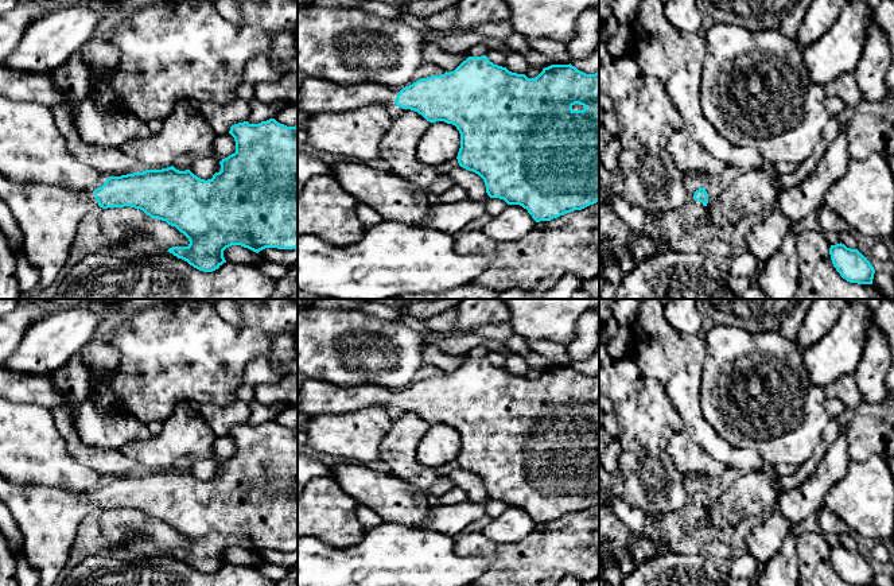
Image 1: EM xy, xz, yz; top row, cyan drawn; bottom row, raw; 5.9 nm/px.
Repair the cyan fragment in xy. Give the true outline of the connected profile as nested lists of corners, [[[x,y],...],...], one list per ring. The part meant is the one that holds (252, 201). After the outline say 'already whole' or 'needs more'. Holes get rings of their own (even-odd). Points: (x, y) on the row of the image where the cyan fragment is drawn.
[[[275,119],[249,124],[238,123],[230,127],[234,137],[236,152],[219,162],[221,171],[211,179],[201,179],[190,170],[179,171],[174,166],[162,170],[145,170],[121,176],[109,176],[94,191],[77,191],[42,183],[16,183],[0,174],[0,198],[9,207],[24,233],[24,251],[31,264],[40,275],[39,284],[27,292],[20,292],[19,299],[32,296],[57,283],[73,247],[79,220],[96,206],[102,209],[131,206],[143,210],[151,218],[166,221],[183,233],[190,244],[172,247],[167,252],[187,261],[203,272],[213,272],[224,263],[224,251],[232,245],[241,245],[256,253],[265,248],[296,249],[298,248],[298,125],[287,127]]] | needs more

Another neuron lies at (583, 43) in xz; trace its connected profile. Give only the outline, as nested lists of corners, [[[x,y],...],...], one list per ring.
[[[586,12],[579,22],[574,38],[567,43],[567,57],[570,59],[588,58],[598,43],[599,15]]]

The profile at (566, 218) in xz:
[[[599,201],[551,221],[536,222],[529,234],[514,242],[495,241],[482,230],[465,229],[454,236],[454,249],[490,260],[490,267],[473,286],[487,287],[501,295],[509,290],[526,290],[541,299],[567,273],[576,273],[583,282],[599,273]]]

